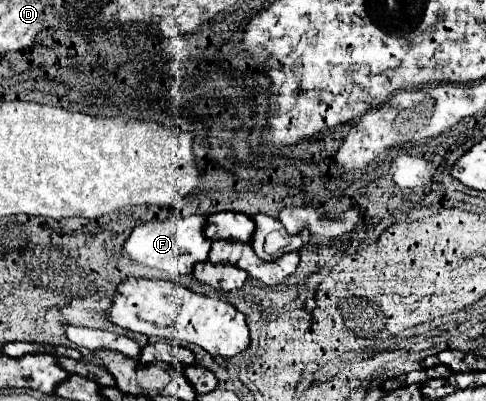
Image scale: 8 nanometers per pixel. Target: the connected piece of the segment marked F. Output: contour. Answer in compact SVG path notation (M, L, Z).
M198 214L188 218L170 218L162 222L160 220L144 222L132 230L128 240L124 242L124 250L132 260L144 266L186 276L186 274L192 274L194 264L208 260L212 242L204 238L204 224L206 224L206 218Z

